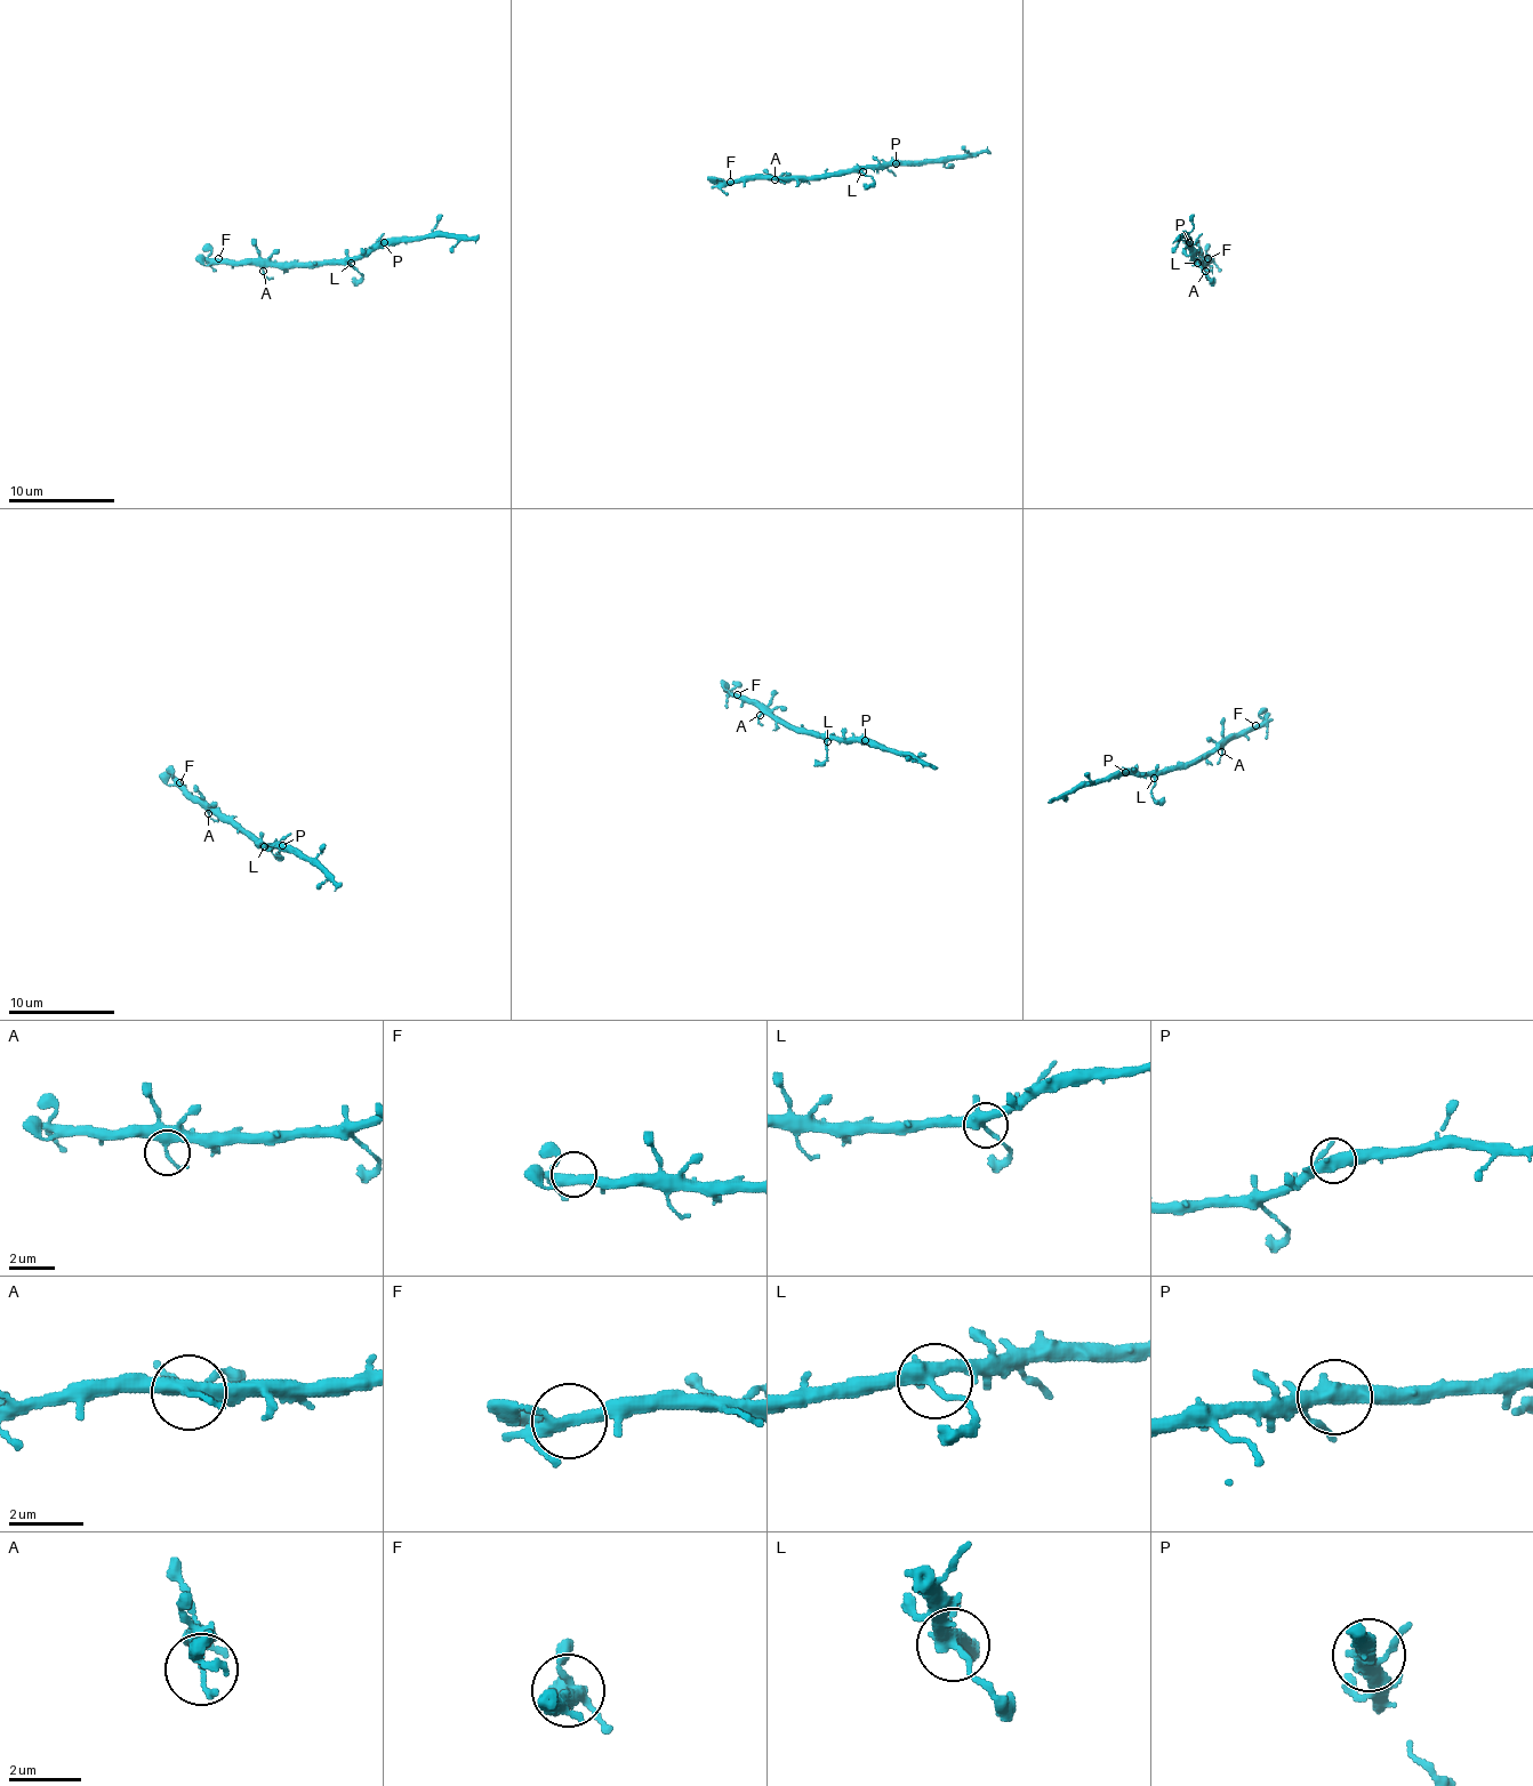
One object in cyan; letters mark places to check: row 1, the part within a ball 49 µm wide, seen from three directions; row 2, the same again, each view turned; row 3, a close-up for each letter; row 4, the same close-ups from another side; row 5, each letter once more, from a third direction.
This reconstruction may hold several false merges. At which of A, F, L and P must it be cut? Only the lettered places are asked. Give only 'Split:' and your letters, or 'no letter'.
Split: no letter

